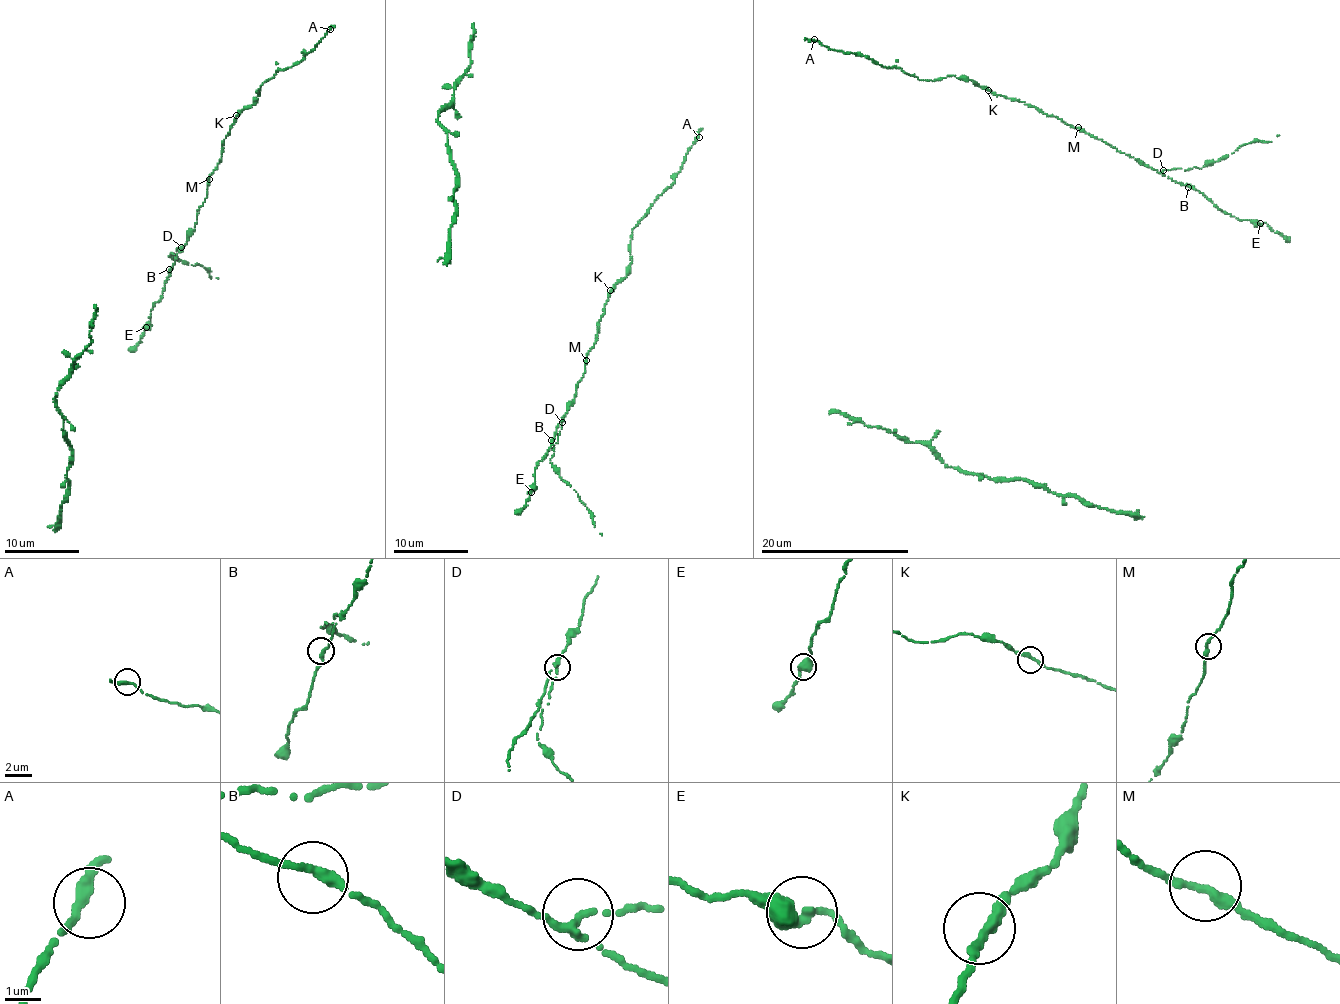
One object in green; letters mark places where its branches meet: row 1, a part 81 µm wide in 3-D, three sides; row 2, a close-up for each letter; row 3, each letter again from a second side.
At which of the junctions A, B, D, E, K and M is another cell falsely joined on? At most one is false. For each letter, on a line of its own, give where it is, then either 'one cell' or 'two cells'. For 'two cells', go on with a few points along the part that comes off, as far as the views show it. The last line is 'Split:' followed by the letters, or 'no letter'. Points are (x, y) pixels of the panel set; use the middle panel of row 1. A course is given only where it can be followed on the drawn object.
A: at (699, 137); one cell
B: at (551, 440); one cell
D: at (562, 422); two cells; foreign part runs (561, 422), (558, 443), (550, 459), (552, 466), (576, 491), (602, 535)
E: at (531, 492); one cell
K: at (610, 290); one cell
M: at (586, 360); one cell
Split: D

